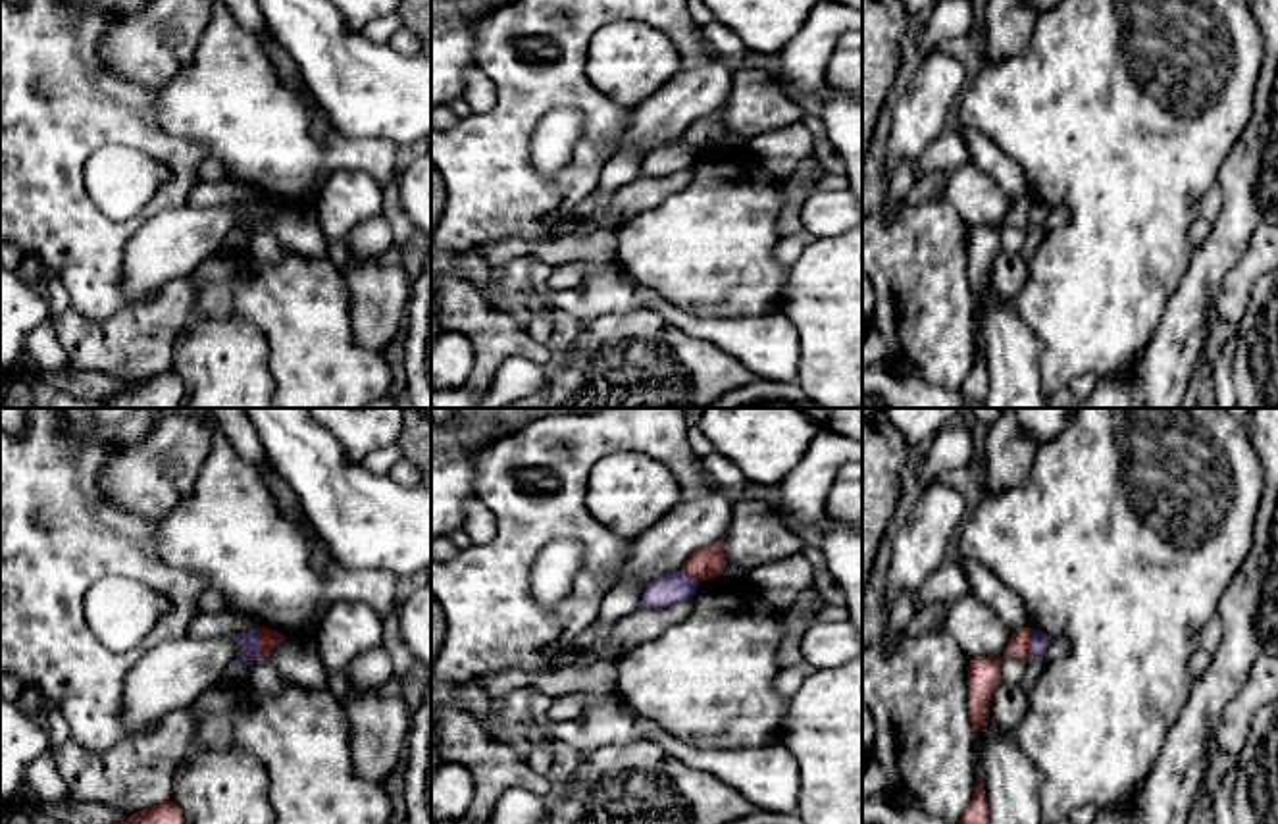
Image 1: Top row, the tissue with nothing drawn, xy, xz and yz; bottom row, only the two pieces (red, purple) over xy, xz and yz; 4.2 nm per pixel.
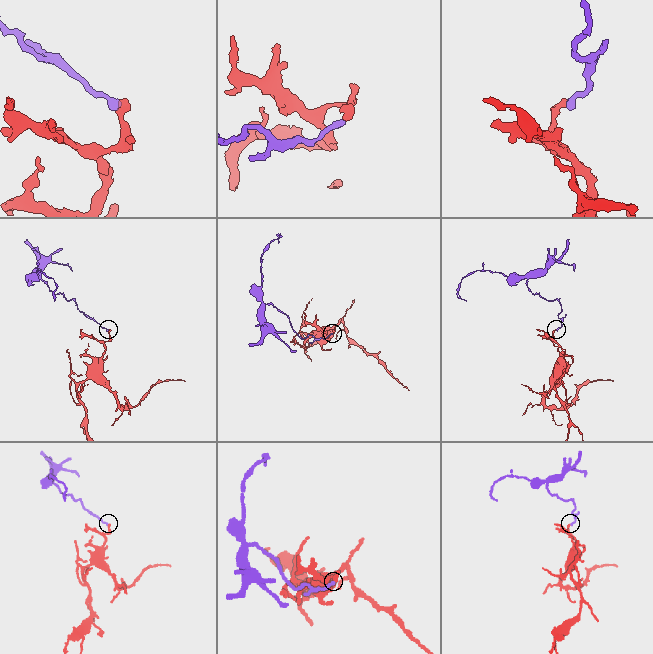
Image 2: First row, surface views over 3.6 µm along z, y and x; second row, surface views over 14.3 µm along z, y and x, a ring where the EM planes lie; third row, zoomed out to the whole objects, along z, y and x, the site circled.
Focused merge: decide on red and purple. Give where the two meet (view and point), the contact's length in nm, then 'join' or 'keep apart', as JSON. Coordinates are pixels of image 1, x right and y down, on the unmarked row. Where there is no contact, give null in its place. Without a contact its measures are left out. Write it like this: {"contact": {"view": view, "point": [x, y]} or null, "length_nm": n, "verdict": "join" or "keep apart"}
{"contact": {"view": "xy", "point": [260, 210]}, "length_nm": 120, "verdict": "keep apart"}

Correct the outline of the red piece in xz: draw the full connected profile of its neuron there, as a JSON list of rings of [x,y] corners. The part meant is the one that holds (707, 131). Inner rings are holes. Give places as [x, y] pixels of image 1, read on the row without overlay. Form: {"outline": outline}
{"outline": [[[724,108],[695,119],[683,133],[681,141],[695,146],[699,152],[716,146],[728,129],[724,123]]]}

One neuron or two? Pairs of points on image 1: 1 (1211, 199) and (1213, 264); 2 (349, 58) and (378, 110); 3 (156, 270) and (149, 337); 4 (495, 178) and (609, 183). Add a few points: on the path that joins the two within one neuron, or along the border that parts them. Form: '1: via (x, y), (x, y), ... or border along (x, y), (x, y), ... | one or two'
1: border along (1217, 185), (1221, 212), (1211, 222) | two
2: via (349, 72), (372, 97) | one
3: border along (193, 270), (168, 282), (154, 295) | two
4: border along (609, 158), (591, 193) | two

